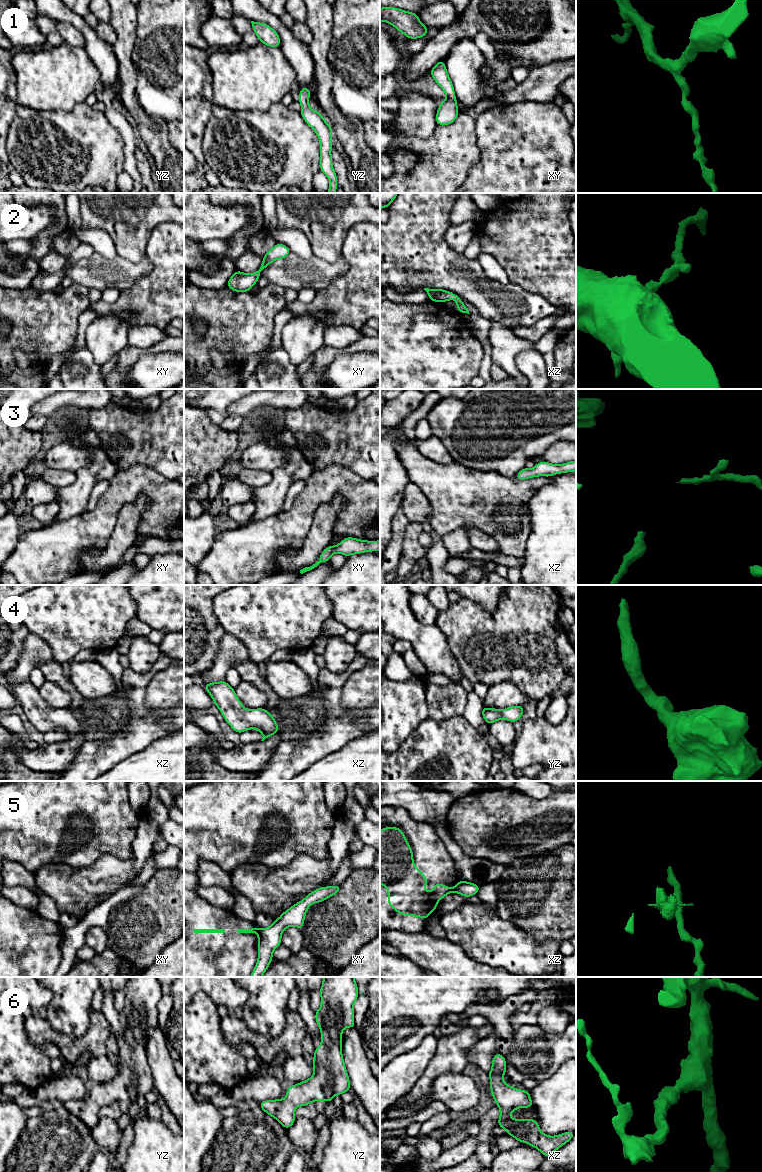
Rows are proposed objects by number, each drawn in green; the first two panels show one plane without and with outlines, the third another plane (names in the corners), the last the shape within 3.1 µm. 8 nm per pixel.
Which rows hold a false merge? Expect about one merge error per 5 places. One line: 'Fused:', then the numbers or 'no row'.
Fused: 5

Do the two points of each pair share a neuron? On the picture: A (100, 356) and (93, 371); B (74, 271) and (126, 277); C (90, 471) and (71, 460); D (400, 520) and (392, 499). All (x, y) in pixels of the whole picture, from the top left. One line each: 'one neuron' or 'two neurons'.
A: two neurons
B: one neuron
C: two neurons
D: two neurons

